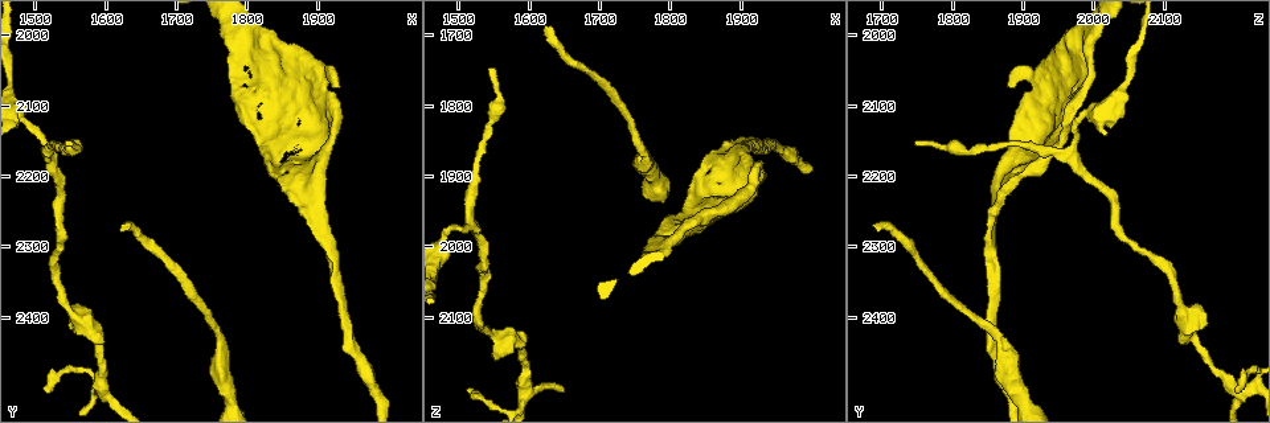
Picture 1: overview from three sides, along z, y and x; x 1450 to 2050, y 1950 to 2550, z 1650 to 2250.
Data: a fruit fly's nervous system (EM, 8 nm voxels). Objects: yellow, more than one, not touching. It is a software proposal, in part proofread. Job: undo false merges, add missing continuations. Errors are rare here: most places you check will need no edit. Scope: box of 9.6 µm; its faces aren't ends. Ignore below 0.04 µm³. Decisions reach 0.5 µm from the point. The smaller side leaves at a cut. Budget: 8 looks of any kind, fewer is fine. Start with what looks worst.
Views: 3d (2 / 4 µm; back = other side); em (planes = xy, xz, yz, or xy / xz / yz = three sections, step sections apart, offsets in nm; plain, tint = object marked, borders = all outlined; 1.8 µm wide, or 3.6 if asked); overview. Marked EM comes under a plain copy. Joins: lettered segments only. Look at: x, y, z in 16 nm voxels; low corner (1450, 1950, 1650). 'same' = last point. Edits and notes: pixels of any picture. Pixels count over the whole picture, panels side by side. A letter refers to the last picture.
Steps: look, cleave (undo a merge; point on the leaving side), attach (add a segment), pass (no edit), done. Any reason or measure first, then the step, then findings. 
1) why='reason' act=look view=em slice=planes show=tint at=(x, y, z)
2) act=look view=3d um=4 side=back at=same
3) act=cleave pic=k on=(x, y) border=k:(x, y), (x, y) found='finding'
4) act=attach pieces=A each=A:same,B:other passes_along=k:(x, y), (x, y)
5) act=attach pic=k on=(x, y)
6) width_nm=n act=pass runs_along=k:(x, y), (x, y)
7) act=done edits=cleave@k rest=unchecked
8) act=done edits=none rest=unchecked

why='branch stops here' act=look view=em slice=planes show=borders at=(1625, 2270, 1685)

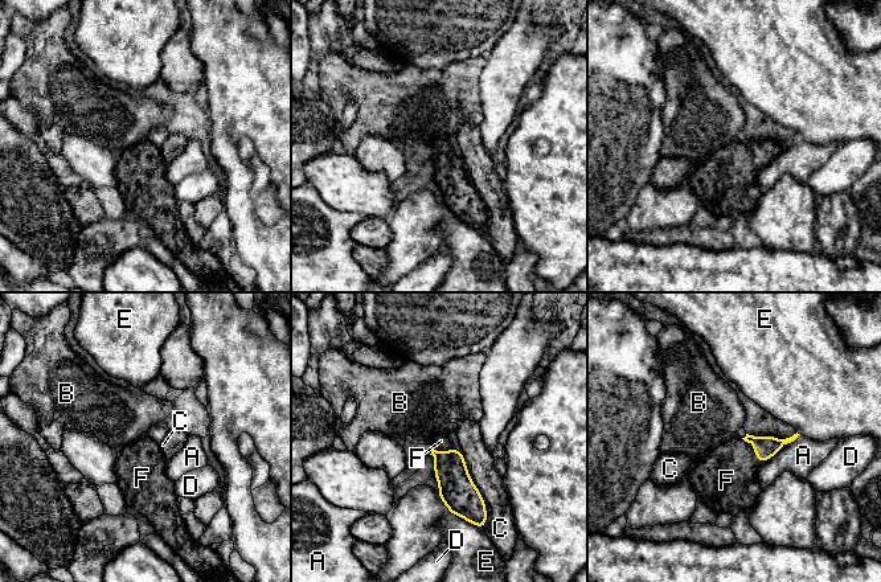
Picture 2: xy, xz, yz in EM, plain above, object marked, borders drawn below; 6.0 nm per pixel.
act=attach pieces=F each=A:other,B:other,C:other,D:other,E:other,F:same passes_along=2:(765, 447), (754, 449), (726, 479) found='the neuron continues'

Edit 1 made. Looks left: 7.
why='an open end' act=look view=3d um=4 at=(1540, 2155, 1745)

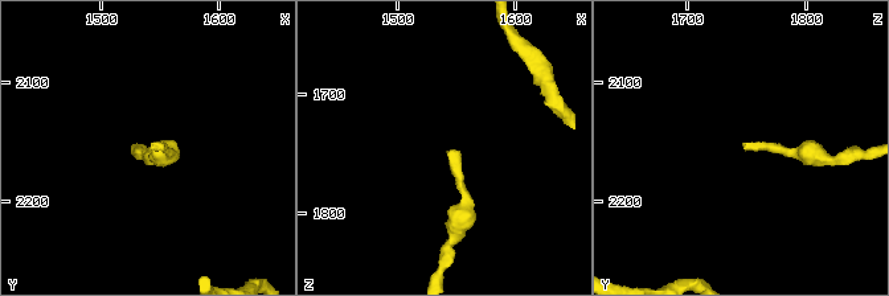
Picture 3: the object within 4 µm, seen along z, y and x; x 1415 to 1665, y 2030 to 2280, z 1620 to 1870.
act=look view=em slice=yz step=8 show=borders at=(1542, 2156, 1748)

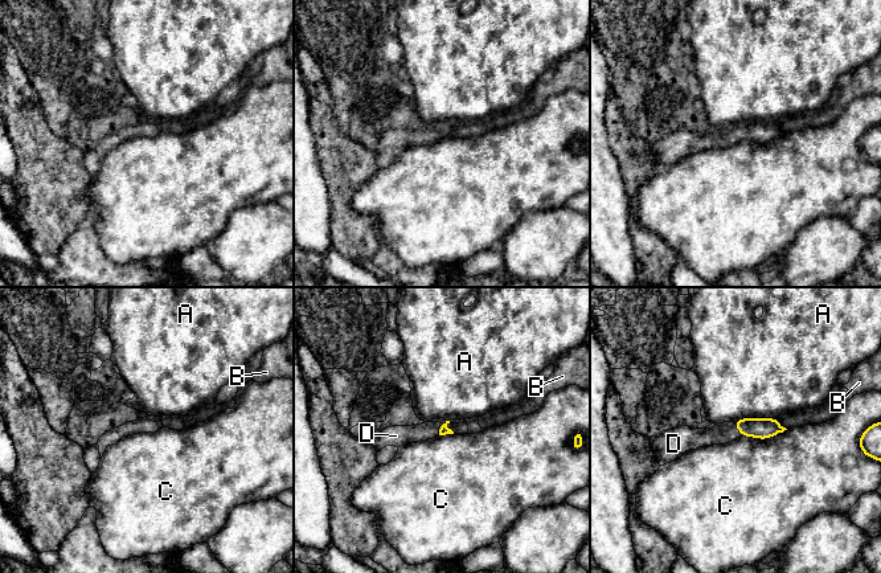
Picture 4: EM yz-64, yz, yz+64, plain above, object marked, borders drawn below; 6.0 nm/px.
act=attach pieces=D each=A:other,B:other,C:other,D:same passes_along=4:(757, 428), (737, 428), (724, 433) found='the neuron continues'

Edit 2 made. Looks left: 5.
act=look view=overview

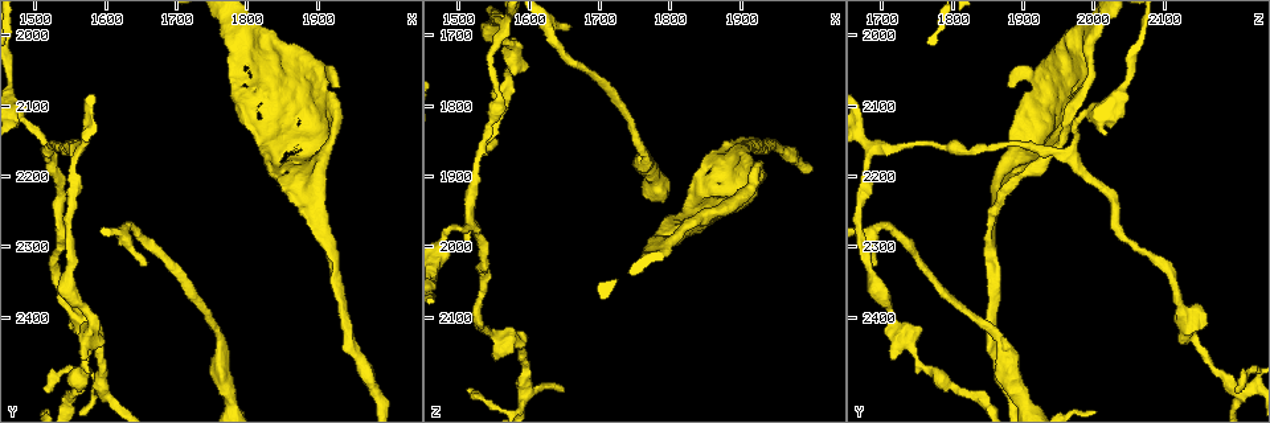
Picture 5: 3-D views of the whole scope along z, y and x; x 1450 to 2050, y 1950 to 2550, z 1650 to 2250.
why='touches itself' act=look view=3d um=4 side=back at=(1850, 2200, 1895)

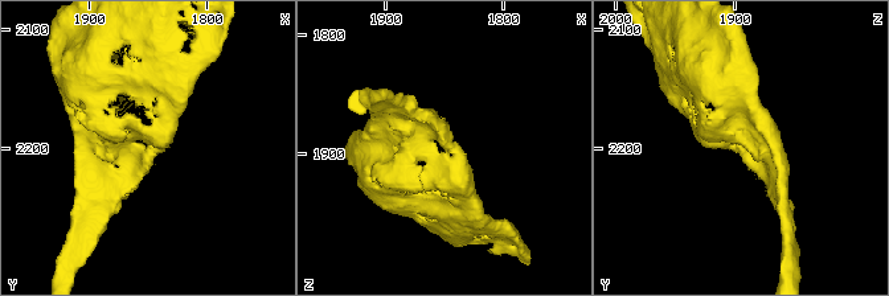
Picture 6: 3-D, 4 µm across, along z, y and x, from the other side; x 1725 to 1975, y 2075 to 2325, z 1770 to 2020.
arm_widths_nm=200,220 why='need the tissue' act=look view=em slice=planes show=tint at=(1846, 2202, 1892)

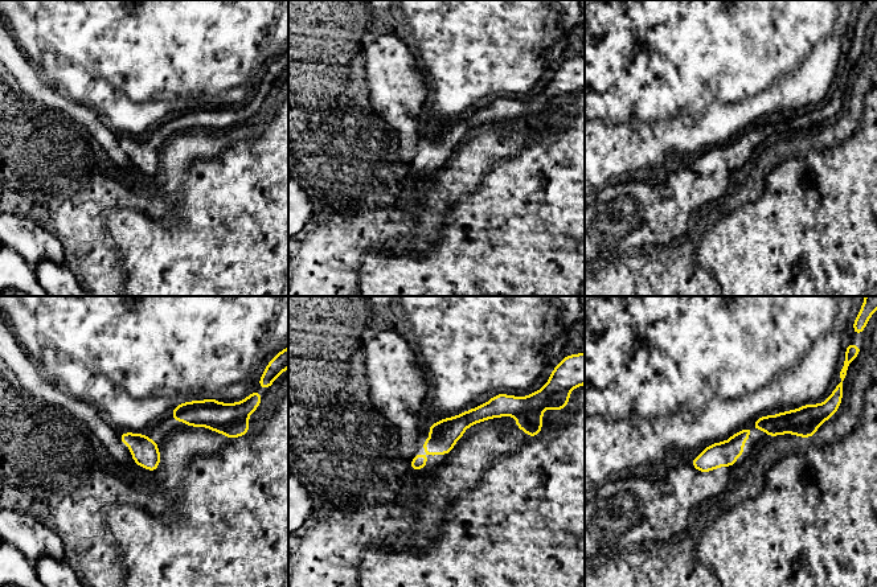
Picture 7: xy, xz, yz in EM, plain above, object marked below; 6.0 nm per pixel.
act=look view=em slice=planes show=borders at=same

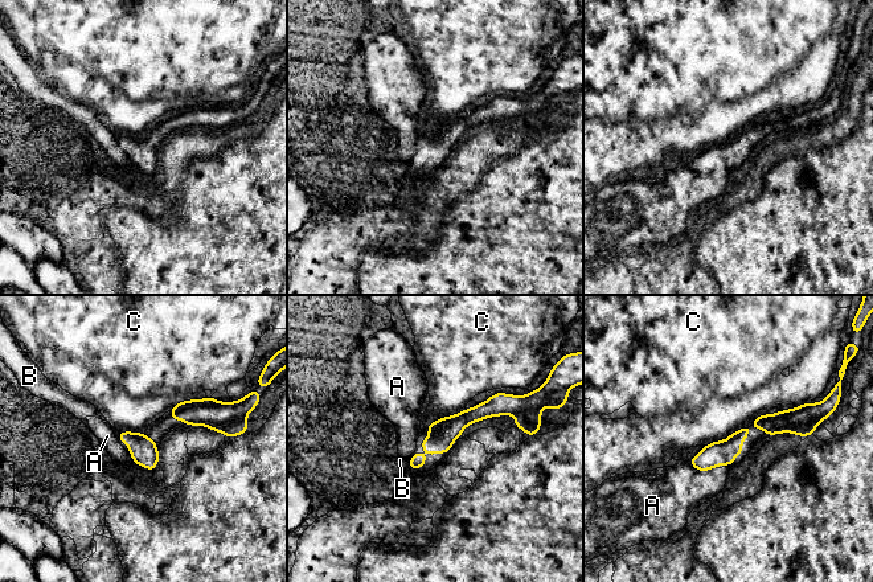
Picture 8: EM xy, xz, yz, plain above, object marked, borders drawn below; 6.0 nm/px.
longest_contact=C:600nm act=pass each=A:other,B:other,C:other border=8:(811, 401), (759, 414), (725, 439) found='one neuron here'

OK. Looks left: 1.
act=done edits=attach@2,attach@4 rest=unchecked

